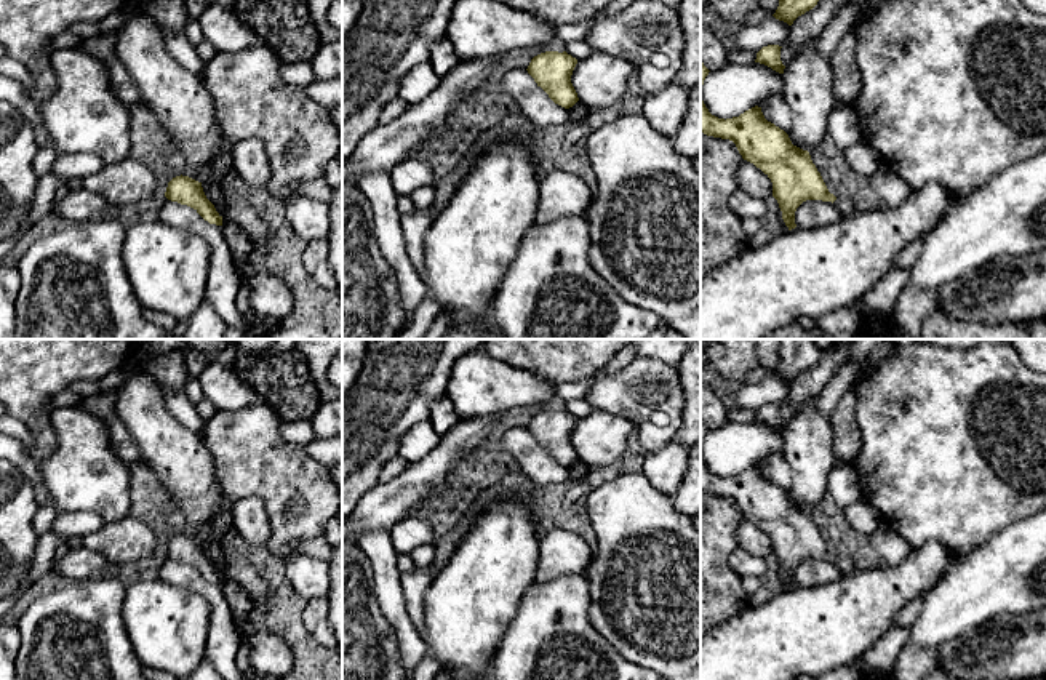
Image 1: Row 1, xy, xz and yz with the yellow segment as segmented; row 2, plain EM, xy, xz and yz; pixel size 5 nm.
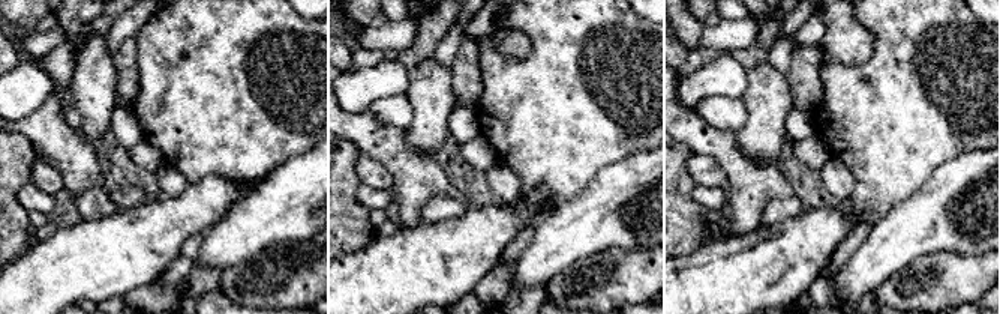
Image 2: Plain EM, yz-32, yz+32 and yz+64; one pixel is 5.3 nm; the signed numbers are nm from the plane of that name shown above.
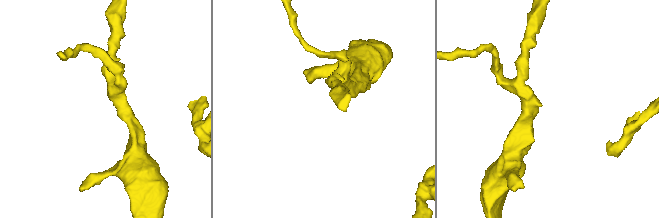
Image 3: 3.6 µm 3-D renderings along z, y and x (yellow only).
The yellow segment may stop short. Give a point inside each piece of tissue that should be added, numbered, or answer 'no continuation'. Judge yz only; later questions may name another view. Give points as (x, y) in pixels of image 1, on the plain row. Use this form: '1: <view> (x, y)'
1: yz (845, 564)

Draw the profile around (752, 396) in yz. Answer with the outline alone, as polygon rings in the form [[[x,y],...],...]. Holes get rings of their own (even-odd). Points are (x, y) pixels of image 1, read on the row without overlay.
[[[768,374],[765,379],[755,382],[747,381],[741,384],[736,392],[736,405],[755,411],[768,403],[782,405],[788,398],[790,386],[792,384],[774,374]]]

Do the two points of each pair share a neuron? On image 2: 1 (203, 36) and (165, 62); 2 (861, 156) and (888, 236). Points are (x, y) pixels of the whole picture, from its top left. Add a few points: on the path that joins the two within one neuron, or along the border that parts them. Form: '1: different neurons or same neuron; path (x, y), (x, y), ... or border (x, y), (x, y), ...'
1: same neuron; path (194, 45), (174, 62)
2: different neurons; border (910, 194), (898, 200), (870, 226)

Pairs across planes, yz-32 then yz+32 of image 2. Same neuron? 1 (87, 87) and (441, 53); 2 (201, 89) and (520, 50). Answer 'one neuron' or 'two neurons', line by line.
1: two neurons
2: two neurons

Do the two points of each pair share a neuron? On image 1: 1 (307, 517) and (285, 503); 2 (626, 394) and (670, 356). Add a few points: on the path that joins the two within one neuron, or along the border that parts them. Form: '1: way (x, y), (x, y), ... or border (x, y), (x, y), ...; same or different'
1: way (303, 512), (290, 503); same
2: border (637, 356), (656, 359), (675, 368); different

